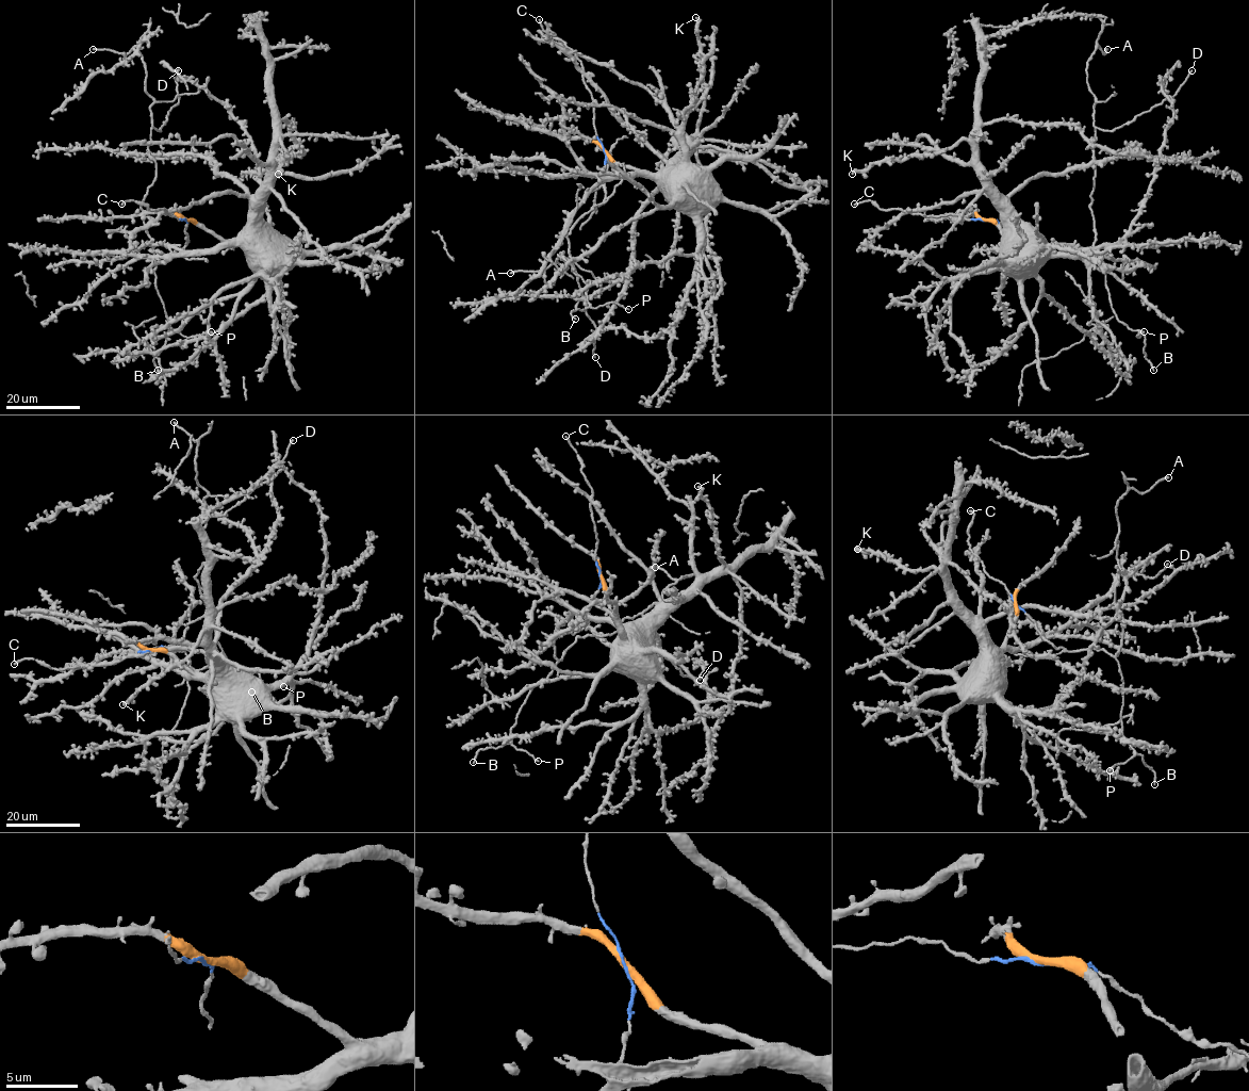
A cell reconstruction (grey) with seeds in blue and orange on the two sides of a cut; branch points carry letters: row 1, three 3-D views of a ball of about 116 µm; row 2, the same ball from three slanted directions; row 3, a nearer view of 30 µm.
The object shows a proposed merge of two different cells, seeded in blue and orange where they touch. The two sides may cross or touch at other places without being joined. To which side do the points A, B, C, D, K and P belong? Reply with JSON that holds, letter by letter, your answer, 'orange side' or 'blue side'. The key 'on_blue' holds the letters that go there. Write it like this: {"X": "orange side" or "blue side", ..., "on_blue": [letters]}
{"A": "blue side", "B": "blue side", "C": "blue side", "D": "blue side", "K": "orange side", "P": "blue side", "on_blue": ["A", "B", "C", "D", "P"]}

